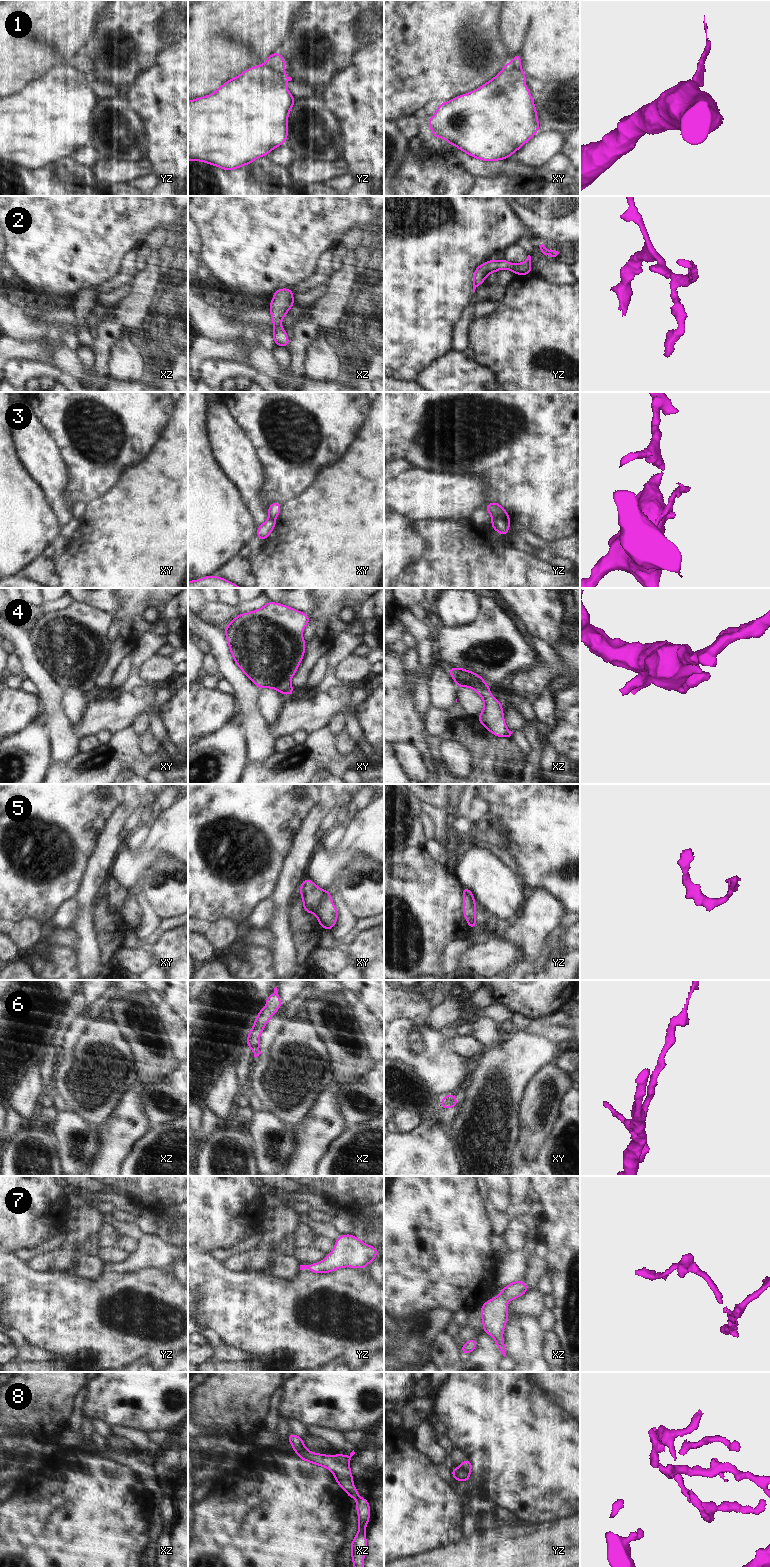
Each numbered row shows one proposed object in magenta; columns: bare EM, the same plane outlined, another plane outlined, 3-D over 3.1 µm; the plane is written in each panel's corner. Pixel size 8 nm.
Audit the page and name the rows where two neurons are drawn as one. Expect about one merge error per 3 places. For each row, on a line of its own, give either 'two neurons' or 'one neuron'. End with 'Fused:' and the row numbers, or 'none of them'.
1: two neurons
2: one neuron
3: two neurons
4: one neuron
5: two neurons
6: two neurons
7: one neuron
8: two neurons
Fused: 1, 3, 5, 6, 8

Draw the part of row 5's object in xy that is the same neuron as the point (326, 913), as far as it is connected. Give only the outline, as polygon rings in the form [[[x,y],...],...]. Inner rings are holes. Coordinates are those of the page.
[[[324,890],[323,896],[313,913],[322,928],[331,930],[336,925],[339,912],[332,902],[330,891]]]

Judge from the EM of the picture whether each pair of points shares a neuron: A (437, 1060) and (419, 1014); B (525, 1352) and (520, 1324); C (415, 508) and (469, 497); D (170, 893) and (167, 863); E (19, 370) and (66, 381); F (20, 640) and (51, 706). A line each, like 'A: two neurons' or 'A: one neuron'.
A: two neurons
B: one neuron
C: one neuron
D: one neuron
E: one neuron
F: one neuron

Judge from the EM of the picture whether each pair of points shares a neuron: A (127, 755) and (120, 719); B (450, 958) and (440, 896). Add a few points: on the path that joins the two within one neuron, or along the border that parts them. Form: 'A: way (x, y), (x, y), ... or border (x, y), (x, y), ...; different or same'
A: border (130, 726), (112, 734); different
B: border (469, 934), (464, 938), (452, 940), (443, 949); different

